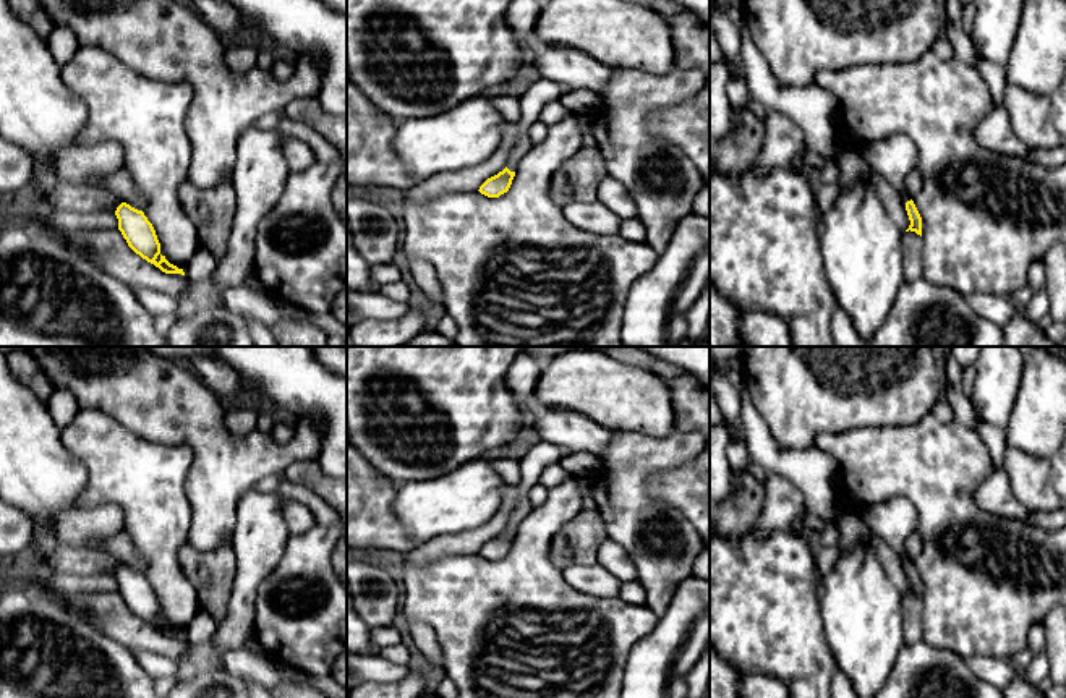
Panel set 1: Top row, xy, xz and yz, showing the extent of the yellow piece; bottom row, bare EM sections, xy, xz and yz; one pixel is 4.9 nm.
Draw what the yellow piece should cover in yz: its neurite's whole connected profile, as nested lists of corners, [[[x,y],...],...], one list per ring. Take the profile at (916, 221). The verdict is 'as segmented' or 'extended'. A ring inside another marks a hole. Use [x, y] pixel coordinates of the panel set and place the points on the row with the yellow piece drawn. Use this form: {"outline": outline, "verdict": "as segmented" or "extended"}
{"outline": [[[891,136],[870,143],[860,149],[873,170],[880,172],[898,191],[910,220],[906,232],[915,232],[922,236],[922,217],[914,204],[904,194],[904,180],[909,172],[917,168],[917,149],[907,136]]], "verdict": "extended"}

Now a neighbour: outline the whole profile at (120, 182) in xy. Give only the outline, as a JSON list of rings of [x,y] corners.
[[[120,168],[105,178],[92,181],[91,186],[99,186],[99,188],[113,191],[131,207],[134,207],[138,211],[144,209],[144,198],[139,193],[139,189],[136,188],[134,180],[131,178],[131,175],[126,168]]]

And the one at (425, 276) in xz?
[[[424,259],[410,261],[410,272],[420,290],[436,304],[444,304],[442,288],[434,267]]]

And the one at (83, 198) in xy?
[[[60,183],[50,194],[47,194],[45,202],[52,211],[70,211],[70,212],[97,212],[97,211],[117,211],[117,207],[125,202],[113,191],[91,186],[76,185],[68,186]]]

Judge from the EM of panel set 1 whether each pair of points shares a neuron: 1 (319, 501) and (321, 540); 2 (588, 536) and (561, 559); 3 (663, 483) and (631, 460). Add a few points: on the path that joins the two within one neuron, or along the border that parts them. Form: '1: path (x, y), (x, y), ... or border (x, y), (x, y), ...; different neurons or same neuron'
1: border (316, 522), (329, 527); different neurons
2: path (582, 538), (567, 553); same neuron
3: border (686, 462), (653, 472), (647, 478), (648, 494); different neurons

